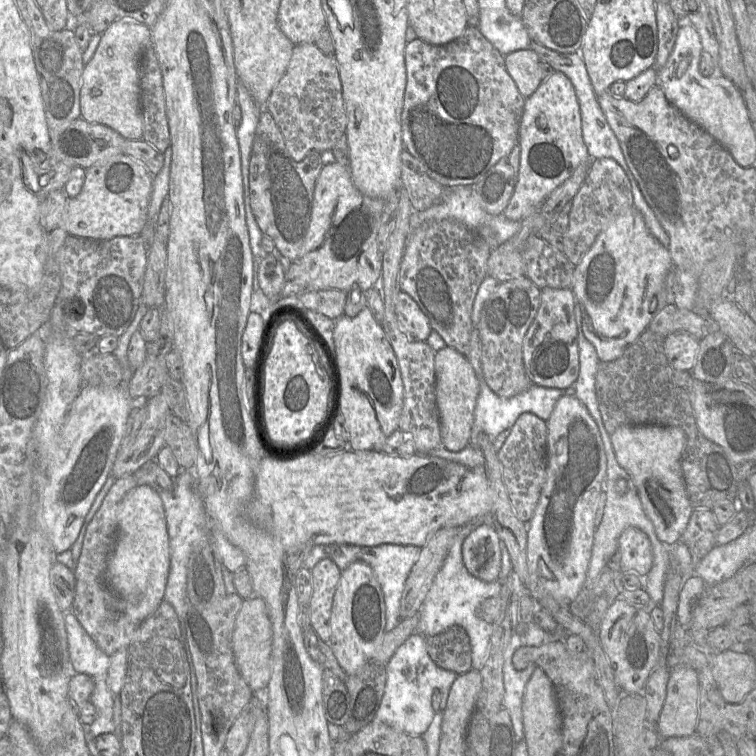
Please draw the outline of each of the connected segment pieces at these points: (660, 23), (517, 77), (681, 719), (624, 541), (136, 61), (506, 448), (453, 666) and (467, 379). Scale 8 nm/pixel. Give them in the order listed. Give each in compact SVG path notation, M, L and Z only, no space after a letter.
M656 1L656 22L658 32L658 50L653 67L659 71L664 67L676 40L679 29L679 18L671 7L661 1Z
M531 49L516 51L505 57L507 72L525 99L542 83L540 62L538 55Z
M674 665L657 722L658 733L661 738L690 736L696 731L698 719L698 671L688 665Z
M629 526L618 539L619 568L621 572L635 572L645 577L653 563L651 542L642 530Z
M117 20L101 34L99 45L82 74L81 118L89 123L108 126L125 140L142 140L140 60L144 49L150 44L151 29L143 23Z
M522 413L510 429L510 434L497 453L509 499L517 518L530 522L538 504L545 481L547 457L547 422L538 416Z
M454 625L440 634L424 636L424 639L428 655L438 667L457 675L471 669L471 643L463 627Z
M444 346L436 351L434 366L435 395L442 445L449 451L458 452L465 448L470 441L479 383L467 357L449 346Z

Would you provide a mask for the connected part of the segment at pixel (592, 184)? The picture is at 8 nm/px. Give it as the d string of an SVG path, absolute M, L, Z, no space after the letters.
M611 158L592 160L587 177L573 197L568 212L568 229L563 235L563 252L568 260L578 264L597 237L615 219L633 209L631 183L624 169Z

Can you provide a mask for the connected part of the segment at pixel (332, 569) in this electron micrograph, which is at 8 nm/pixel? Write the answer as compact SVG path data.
M329 558L322 559L311 569L313 592L308 603L310 625L326 643L331 637L332 604L341 573L341 569Z

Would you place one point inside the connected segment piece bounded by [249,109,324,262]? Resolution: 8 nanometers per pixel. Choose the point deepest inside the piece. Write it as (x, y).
(281, 189)

